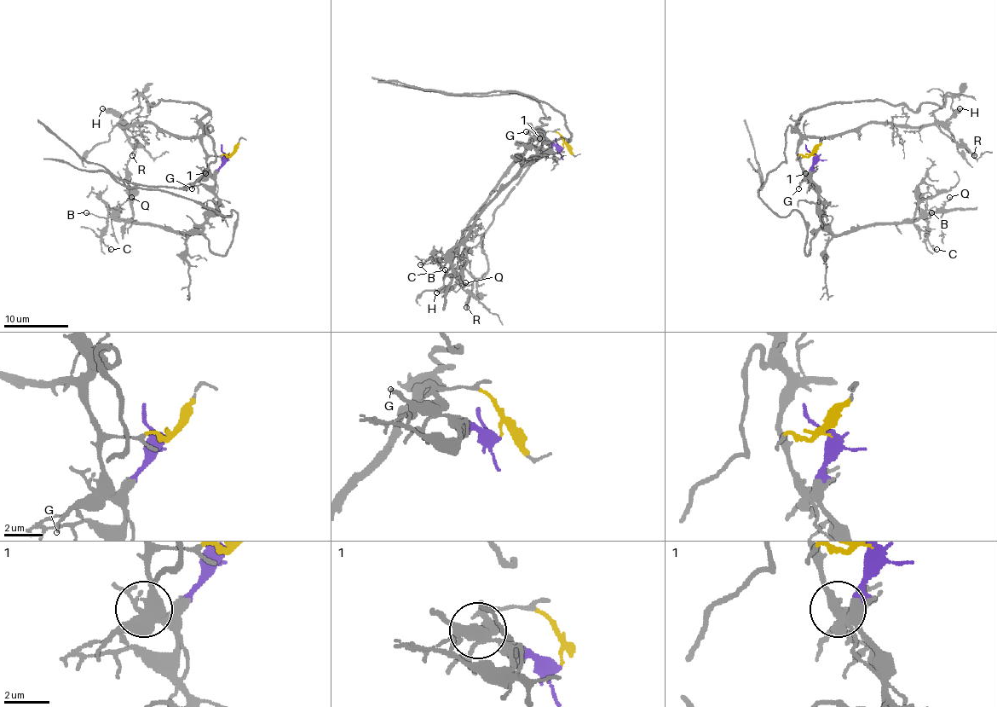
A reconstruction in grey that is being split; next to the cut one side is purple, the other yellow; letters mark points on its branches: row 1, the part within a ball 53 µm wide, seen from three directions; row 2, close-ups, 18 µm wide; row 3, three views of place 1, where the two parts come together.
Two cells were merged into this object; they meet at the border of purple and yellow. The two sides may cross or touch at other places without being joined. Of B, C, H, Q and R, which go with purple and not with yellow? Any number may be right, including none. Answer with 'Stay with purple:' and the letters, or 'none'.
Stay with purple: B, C, Q

